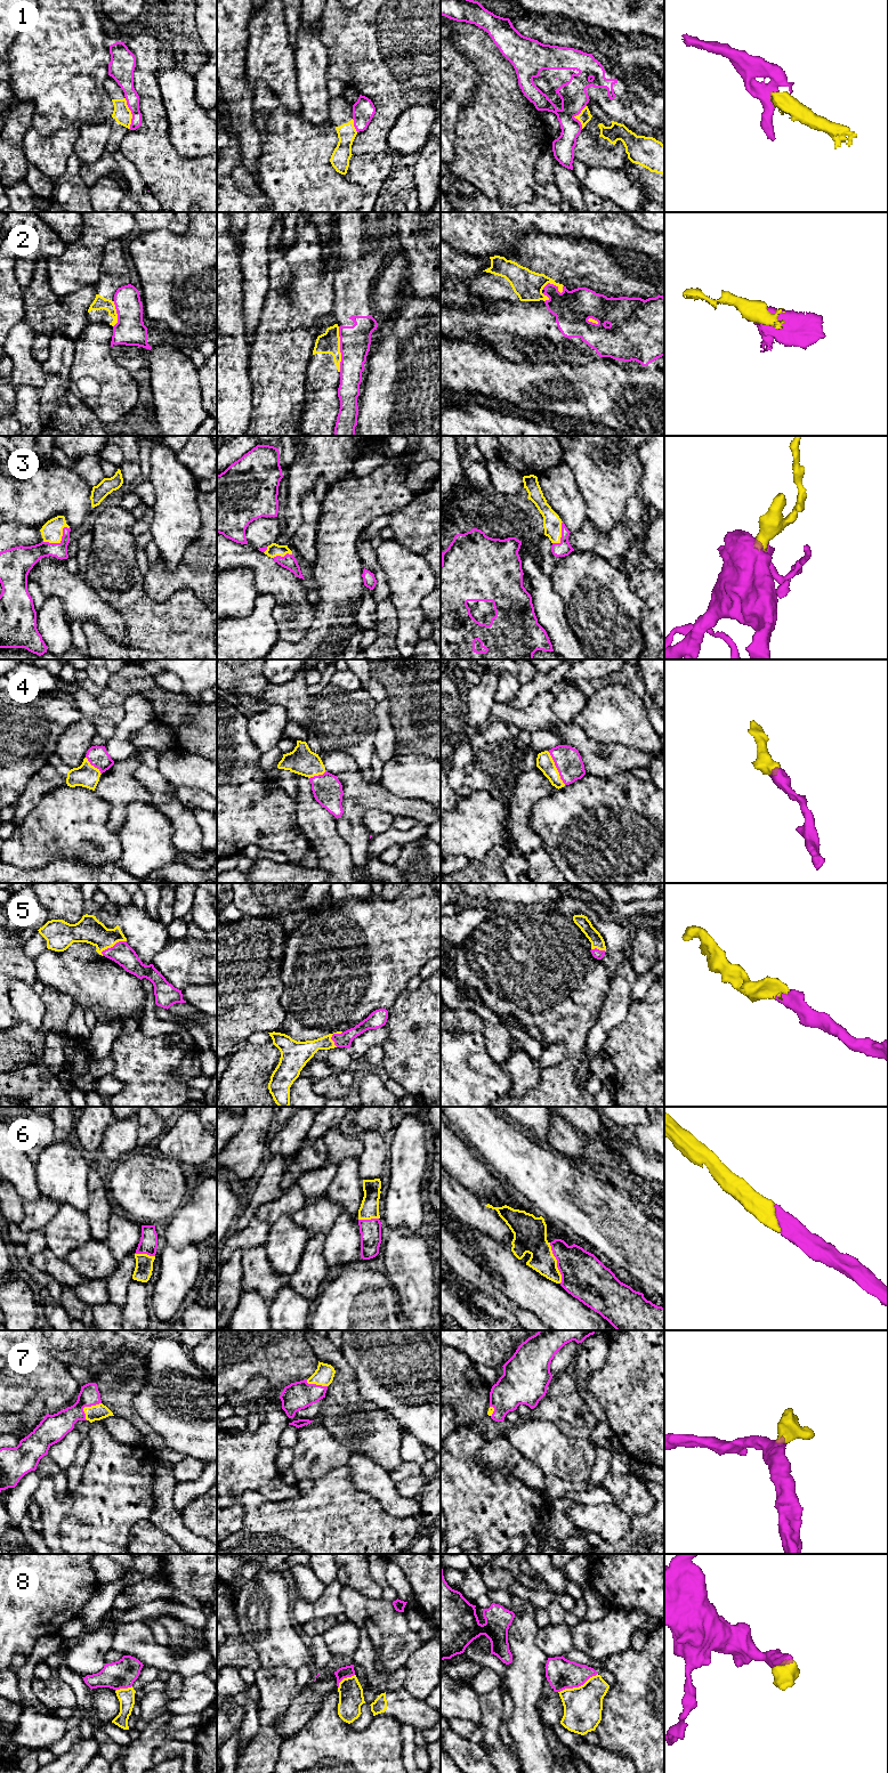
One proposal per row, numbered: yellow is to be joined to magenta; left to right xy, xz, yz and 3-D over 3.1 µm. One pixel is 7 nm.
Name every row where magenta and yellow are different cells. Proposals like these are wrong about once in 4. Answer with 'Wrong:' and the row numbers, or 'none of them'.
Wrong: 1, 2, 8

